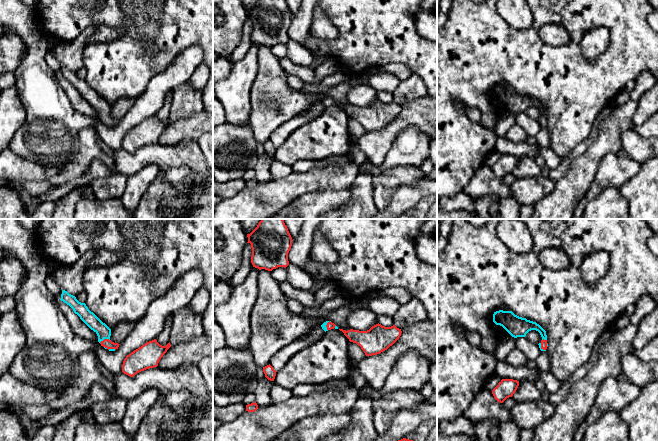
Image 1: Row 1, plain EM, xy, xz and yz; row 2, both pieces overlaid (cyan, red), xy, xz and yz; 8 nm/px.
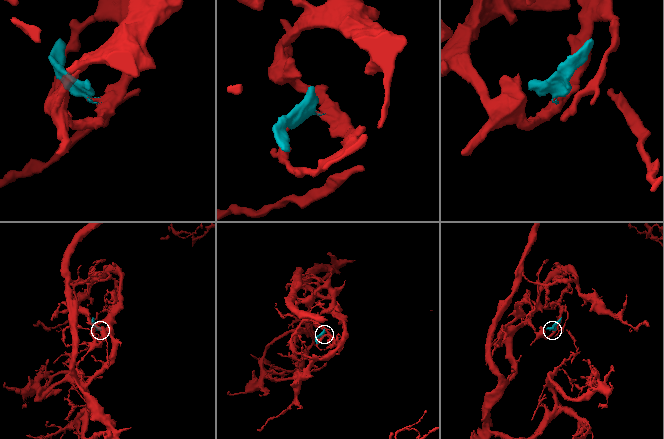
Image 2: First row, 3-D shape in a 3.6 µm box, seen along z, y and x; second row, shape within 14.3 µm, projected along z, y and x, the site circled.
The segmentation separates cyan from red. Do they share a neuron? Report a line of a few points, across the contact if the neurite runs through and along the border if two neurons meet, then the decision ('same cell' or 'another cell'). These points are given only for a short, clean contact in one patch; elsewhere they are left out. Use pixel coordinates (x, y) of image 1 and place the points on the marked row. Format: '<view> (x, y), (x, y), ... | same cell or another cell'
xy (89, 318), (104, 333), (104, 338), (106, 343) | same cell

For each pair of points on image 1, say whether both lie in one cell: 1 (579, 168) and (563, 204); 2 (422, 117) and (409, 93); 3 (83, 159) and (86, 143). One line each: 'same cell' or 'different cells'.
1: same cell
2: different cells
3: same cell

